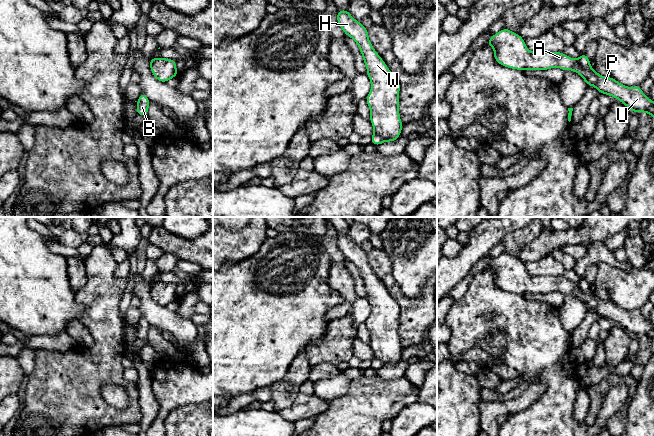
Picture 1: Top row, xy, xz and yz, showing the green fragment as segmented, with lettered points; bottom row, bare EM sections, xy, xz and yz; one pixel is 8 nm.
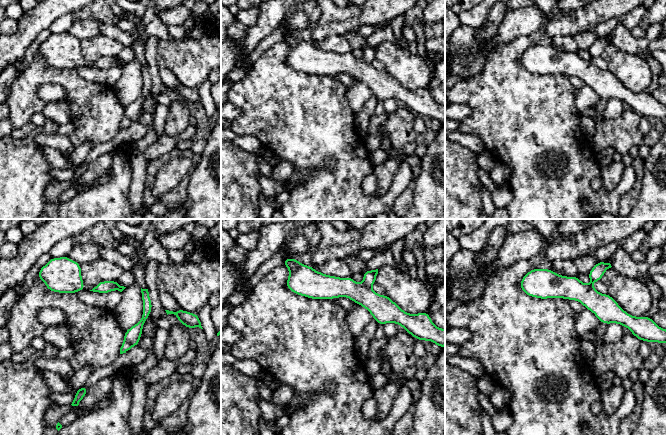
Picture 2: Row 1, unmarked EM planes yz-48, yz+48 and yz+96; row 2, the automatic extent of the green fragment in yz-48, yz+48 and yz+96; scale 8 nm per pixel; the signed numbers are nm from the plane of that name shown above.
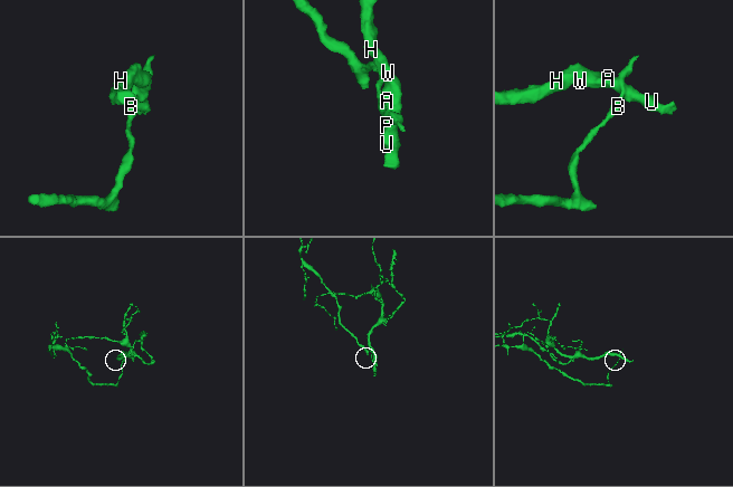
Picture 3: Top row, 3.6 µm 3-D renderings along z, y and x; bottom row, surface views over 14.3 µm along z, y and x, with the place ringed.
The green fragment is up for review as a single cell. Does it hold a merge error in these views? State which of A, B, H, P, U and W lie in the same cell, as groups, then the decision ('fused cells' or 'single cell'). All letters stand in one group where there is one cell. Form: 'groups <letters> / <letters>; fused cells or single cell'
groups A H P U W / B; fused cells

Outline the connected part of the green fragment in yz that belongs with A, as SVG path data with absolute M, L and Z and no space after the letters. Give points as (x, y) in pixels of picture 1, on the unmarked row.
M508 252L491 260L486 270L494 272L495 285L510 293L548 294L559 291L564 295L577 296L588 310L594 310L600 318L615 321L633 337L649 337L654 343L654 326L647 322L639 309L626 311L613 301L604 301L592 291L584 293L578 283L563 276L531 276L524 263Z

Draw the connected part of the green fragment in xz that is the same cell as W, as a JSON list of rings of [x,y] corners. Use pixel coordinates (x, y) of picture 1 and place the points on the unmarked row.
[[[338,234],[337,247],[344,258],[357,267],[363,280],[371,305],[371,314],[365,324],[370,332],[374,358],[383,366],[393,366],[403,351],[399,338],[400,307],[371,269],[368,253],[360,245],[355,244],[348,234]]]

